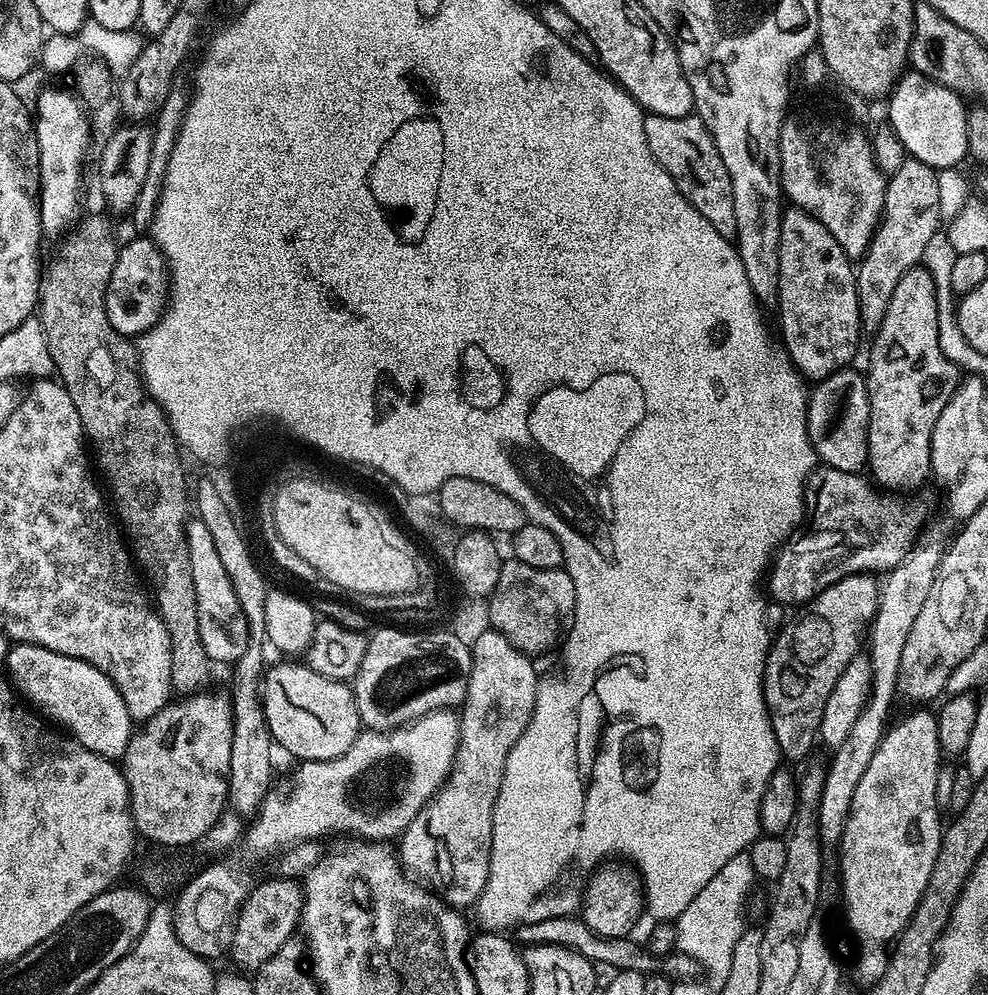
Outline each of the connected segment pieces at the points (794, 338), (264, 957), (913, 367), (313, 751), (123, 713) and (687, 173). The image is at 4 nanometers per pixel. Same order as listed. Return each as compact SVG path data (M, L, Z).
M791 206L785 207L784 217L782 218L782 238L780 239L780 303L778 305L778 313L780 312L780 332L784 335L783 351L787 352L789 360L795 366L797 372L808 382L819 382L825 380L830 374L834 374L838 370L849 367L853 363L852 359L856 356L856 347L860 344L860 336L862 337L862 325L860 322L860 303L858 302L858 290L856 289L856 268L853 261L848 259L848 255L842 250L842 246L838 246L838 242L834 238L834 234L830 234L830 230L826 230L826 226L822 226L822 222L818 218L814 218L808 212L802 211L800 208Z
M283 879L264 880L261 884L259 881L249 892L246 902L240 908L230 956L241 964L239 965L241 969L261 968L267 960L274 958L274 954L278 954L278 950L282 950L282 946L286 946L288 940L297 935L304 905L304 890L295 879Z
M923 266L912 268L902 276L886 308L886 318L882 318L872 340L872 353L868 356L868 397L872 403L872 413L868 423L868 462L870 476L881 489L892 494L905 494L916 488L924 479L929 479L932 470L930 458L930 438L938 414L954 394L962 379L962 372L956 369L957 361L949 359L939 349L938 305L935 301L935 284Z
M300 662L300 664L275 664L273 663L262 677L264 713L273 741L279 747L281 744L290 755L297 756L295 759L300 762L333 760L346 754L346 750L350 750L350 746L362 731L358 706L351 687L343 680L331 680L318 674L304 662Z
M19 642L9 647L6 667L8 667L7 679L14 685L15 691L29 705L34 706L37 713L43 714L53 725L59 726L72 739L86 746L86 750L94 750L94 754L104 756L113 762L123 757L126 746L132 741L134 721L122 694L116 689L114 682L110 682L110 678L102 674L102 670L90 666L90 662L58 654L54 650L46 650L46 646Z
M651 114L645 115L644 129L646 142L657 162L674 178L678 190L688 200L718 234L732 238L736 234L734 218L734 194L730 174L726 170L726 162L722 162L722 154L718 154L718 146L708 132L708 128L699 116L683 116L682 118L662 118Z

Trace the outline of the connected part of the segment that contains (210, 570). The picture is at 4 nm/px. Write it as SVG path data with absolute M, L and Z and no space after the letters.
M199 518L189 519L184 533L190 554L190 566L194 574L194 590L198 598L198 634L202 634L202 646L206 646L208 659L217 665L231 665L242 657L248 640L247 618L235 597L234 586L227 577L226 569L218 558L213 535Z

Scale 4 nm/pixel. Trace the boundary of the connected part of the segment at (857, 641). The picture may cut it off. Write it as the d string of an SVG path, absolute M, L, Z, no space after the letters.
M859 572L842 578L834 586L819 592L797 611L800 613L780 633L775 633L766 658L764 701L781 753L808 752L812 748L812 743L817 743L820 723L826 710L826 698L830 698L846 666L850 666L854 657L861 655L862 645L870 631L872 619L876 617L879 601L880 584L877 577Z

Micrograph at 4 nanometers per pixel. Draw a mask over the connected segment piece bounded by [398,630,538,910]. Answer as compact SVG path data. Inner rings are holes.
M489 630L479 635L471 650L472 673L466 698L458 712L460 748L456 751L452 772L431 802L420 811L418 818L414 818L414 822L410 822L410 826L398 840L399 855L413 864L413 868L410 868L411 875L417 881L427 882L429 885L444 884L442 899L445 905L457 910L467 909L467 904L475 905L486 886L486 878L490 874L490 846L494 834L494 806L502 790L506 758L510 758L510 750L514 750L518 738L522 738L526 726L532 720L538 683L536 668L531 664L533 661L530 656L520 652L498 631Z

